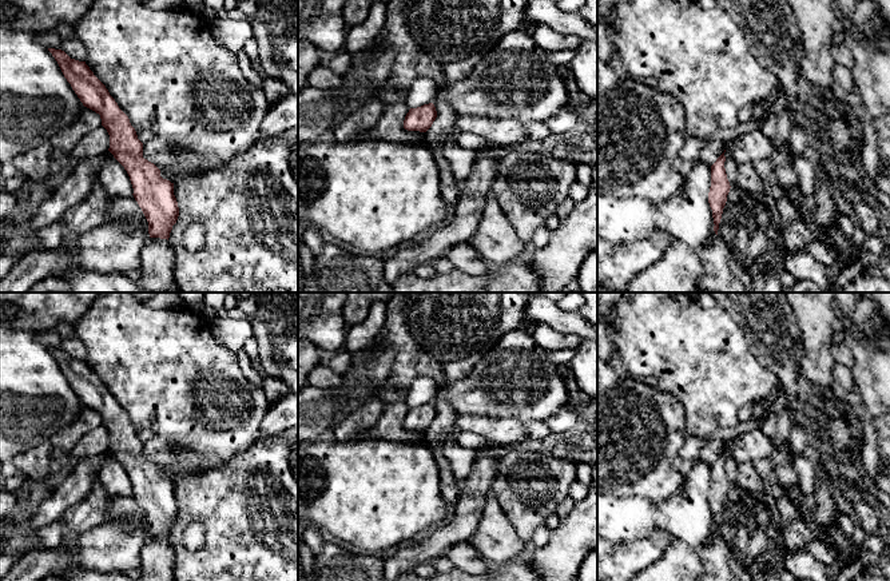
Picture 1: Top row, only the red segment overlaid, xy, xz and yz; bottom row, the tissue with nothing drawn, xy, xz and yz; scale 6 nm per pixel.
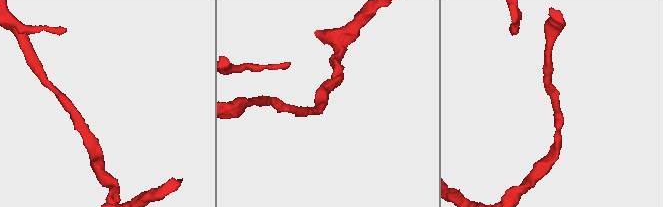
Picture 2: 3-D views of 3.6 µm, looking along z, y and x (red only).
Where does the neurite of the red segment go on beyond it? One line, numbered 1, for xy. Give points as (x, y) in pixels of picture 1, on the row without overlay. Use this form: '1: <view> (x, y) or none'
1: none

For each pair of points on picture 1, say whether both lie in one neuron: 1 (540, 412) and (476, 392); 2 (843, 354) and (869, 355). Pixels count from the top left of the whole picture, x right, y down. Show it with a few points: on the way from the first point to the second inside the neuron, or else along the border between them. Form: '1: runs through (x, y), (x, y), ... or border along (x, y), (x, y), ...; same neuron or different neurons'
1: runs through (525, 396), (523, 393), (492, 393); same neuron
2: border along (846, 343), (851, 355), (851, 366); different neurons

